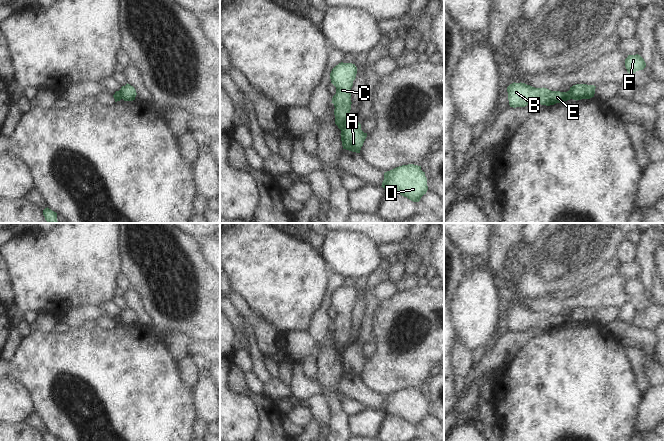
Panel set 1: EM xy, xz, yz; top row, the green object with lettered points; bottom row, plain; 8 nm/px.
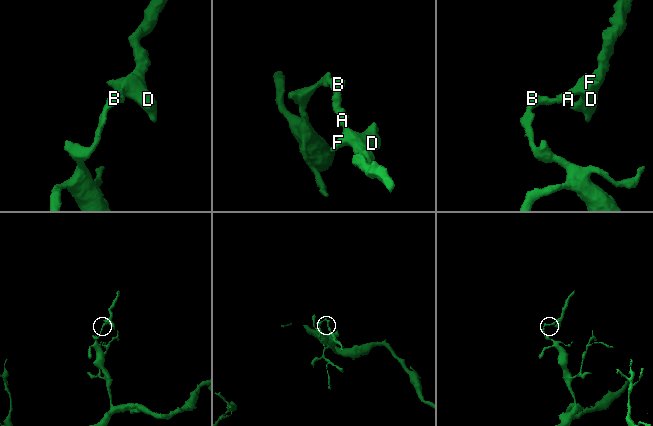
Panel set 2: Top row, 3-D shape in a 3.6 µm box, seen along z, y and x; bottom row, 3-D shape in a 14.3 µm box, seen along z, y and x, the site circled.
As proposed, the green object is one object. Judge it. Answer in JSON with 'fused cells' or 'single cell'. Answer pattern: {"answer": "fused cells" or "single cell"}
{"answer": "fused cells"}

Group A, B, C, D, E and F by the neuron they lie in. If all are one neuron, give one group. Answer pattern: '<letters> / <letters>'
A D F / B C E

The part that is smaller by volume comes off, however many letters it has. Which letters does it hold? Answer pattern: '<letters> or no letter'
A, D, F

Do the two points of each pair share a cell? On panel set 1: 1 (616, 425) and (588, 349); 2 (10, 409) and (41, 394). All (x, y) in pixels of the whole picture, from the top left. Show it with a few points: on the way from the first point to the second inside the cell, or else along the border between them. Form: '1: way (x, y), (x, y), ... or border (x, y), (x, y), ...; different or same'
1: way (597, 406), (588, 397), (588, 368); same
2: border (17, 380), (26, 388), (34, 409); different

